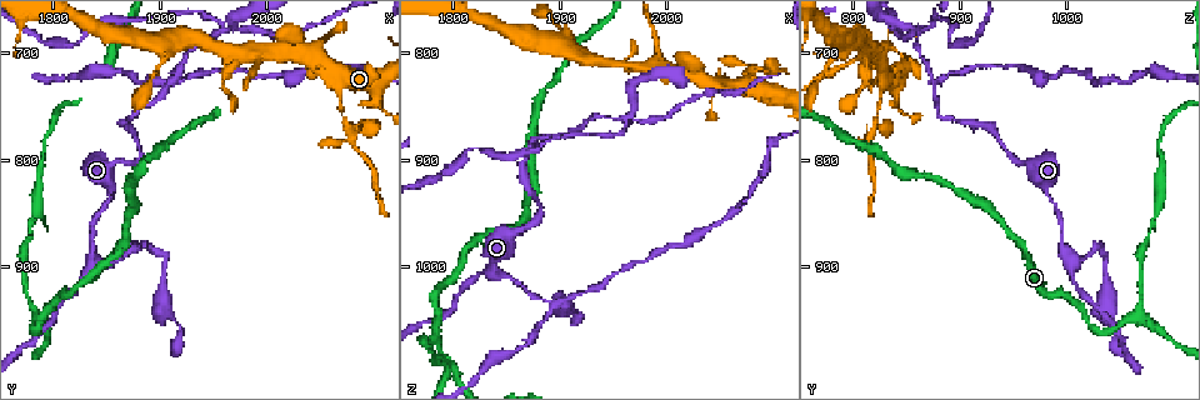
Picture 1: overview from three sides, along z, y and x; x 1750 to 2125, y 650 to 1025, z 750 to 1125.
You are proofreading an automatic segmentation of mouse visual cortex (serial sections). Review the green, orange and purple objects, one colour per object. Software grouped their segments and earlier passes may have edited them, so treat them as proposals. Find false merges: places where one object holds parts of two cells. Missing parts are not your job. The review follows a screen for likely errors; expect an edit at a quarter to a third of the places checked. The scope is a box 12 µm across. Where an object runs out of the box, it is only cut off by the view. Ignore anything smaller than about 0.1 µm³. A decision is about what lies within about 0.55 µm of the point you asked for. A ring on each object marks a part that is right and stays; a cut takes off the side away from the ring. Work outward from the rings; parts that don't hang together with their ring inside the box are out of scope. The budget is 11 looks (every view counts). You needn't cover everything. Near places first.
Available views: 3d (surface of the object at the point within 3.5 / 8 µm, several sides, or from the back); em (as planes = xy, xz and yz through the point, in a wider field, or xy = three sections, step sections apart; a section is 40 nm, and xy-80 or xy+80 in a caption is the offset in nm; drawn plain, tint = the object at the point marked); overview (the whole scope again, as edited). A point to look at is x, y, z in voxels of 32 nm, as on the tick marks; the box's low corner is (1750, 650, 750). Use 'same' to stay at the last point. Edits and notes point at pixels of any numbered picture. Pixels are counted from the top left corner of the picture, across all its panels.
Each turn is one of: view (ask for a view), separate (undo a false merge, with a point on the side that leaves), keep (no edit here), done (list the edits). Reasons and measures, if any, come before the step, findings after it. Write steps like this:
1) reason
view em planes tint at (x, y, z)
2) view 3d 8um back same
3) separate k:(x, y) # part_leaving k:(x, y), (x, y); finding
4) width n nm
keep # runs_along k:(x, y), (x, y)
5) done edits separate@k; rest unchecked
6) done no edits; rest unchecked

sudden change in width
view 3d 3.5um at (1852, 838, 990)

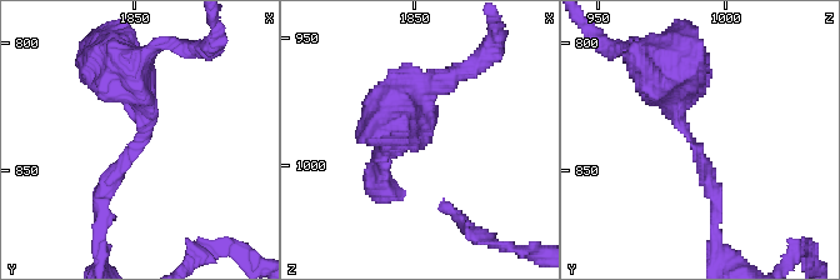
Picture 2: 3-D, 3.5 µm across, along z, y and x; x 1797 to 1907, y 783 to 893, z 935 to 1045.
shape alone is not enough
view em planes tint at (1851, 841, 987)

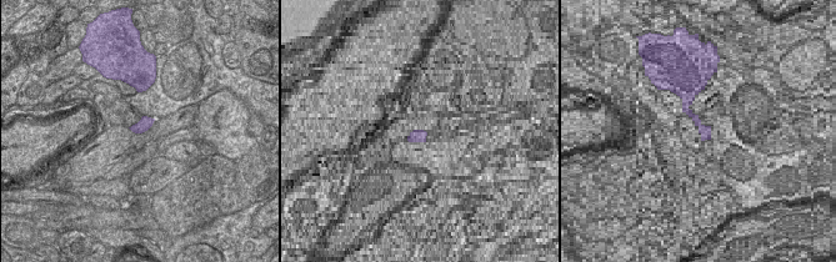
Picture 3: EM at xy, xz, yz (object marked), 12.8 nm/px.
width 160 nm
keep # runs_along 2:(675, 68), (679, 118), (714, 213); continuous, no second cell

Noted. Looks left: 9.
abrupt turn
view 3d 3.5um back at (1882, 804, 956)

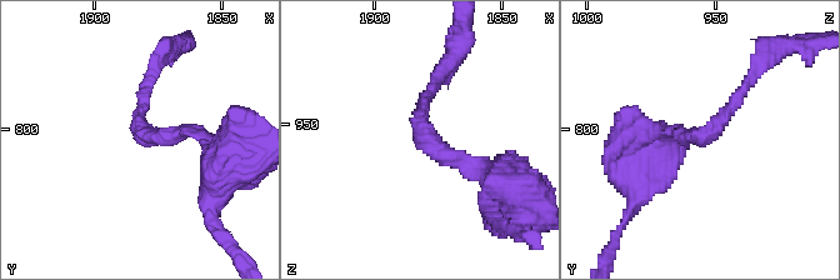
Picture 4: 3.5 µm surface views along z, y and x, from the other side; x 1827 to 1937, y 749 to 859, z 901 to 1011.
view em planes tint at (1880, 802, 955)

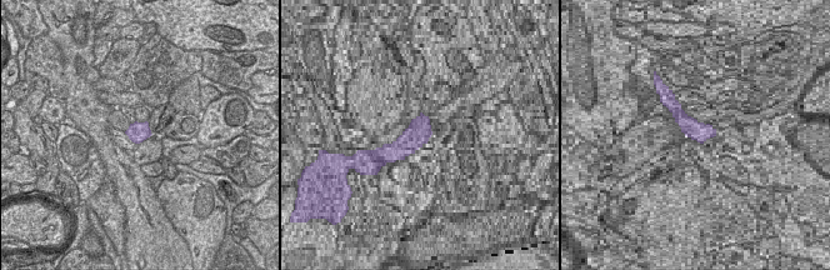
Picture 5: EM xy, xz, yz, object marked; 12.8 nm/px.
arm_widths 150, 200 nm
keep # runs_along 4:(665, 146), (706, 135), (758, 70); all the same cell

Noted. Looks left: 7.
sharp bend
view 3d 8um back at (1880, 884, 1032)

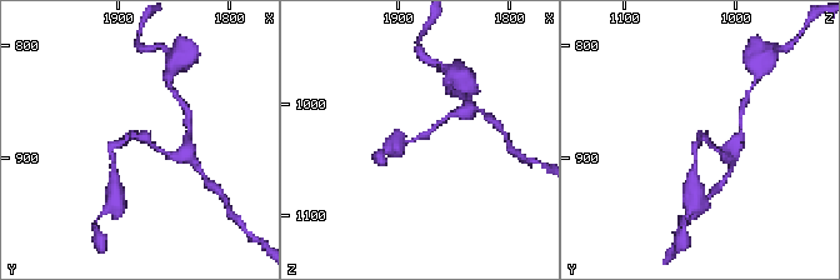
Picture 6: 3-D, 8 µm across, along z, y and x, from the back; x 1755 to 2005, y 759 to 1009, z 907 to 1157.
view 3d 3.5um at (1882, 882, 1030)

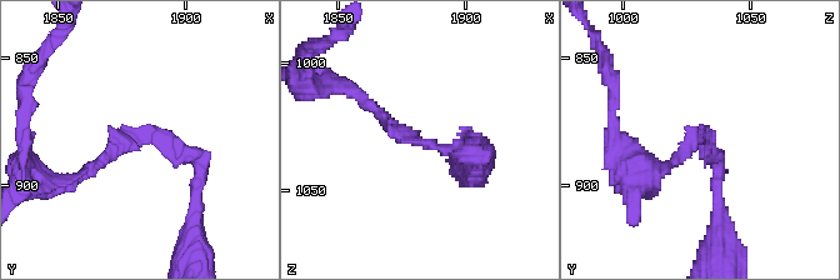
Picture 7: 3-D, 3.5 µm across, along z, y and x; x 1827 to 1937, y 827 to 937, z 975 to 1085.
arm_widths 150, 200 nm
keep # runs_along 7:(364, 100), (410, 138), (479, 158); all the same cell

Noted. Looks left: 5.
sharp bend
view 3d 3.5um at (1786, 964, 1032)

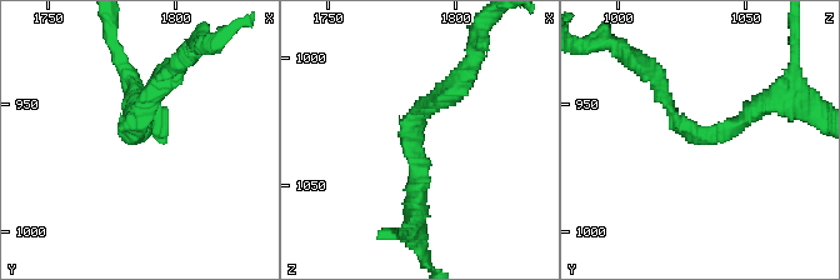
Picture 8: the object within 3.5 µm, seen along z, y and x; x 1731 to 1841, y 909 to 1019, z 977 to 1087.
arm_widths 250, 250 nm; shape alone is not enough
view em xy step 1 tint at (1784, 962, 1032)

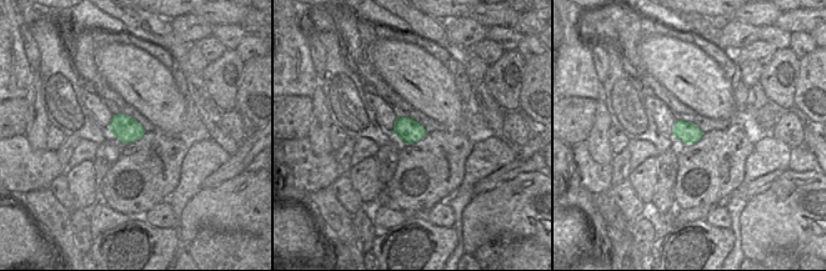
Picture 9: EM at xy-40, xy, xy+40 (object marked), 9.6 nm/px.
cut it another way
view em xy step 3 tint same

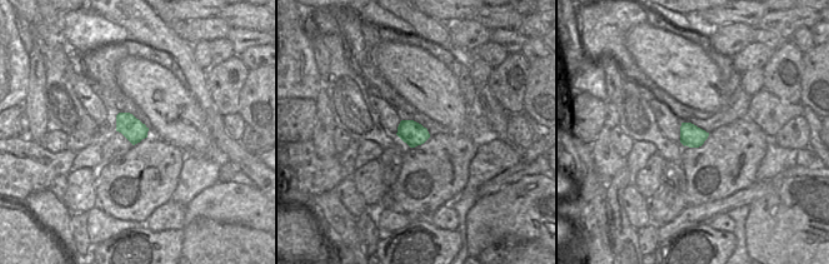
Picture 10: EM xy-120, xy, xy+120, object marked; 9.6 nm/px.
keep # runs_along 8:(440, 98), (414, 120), (414, 210); all the same cell

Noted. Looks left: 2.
done no edits; rest unchecked

